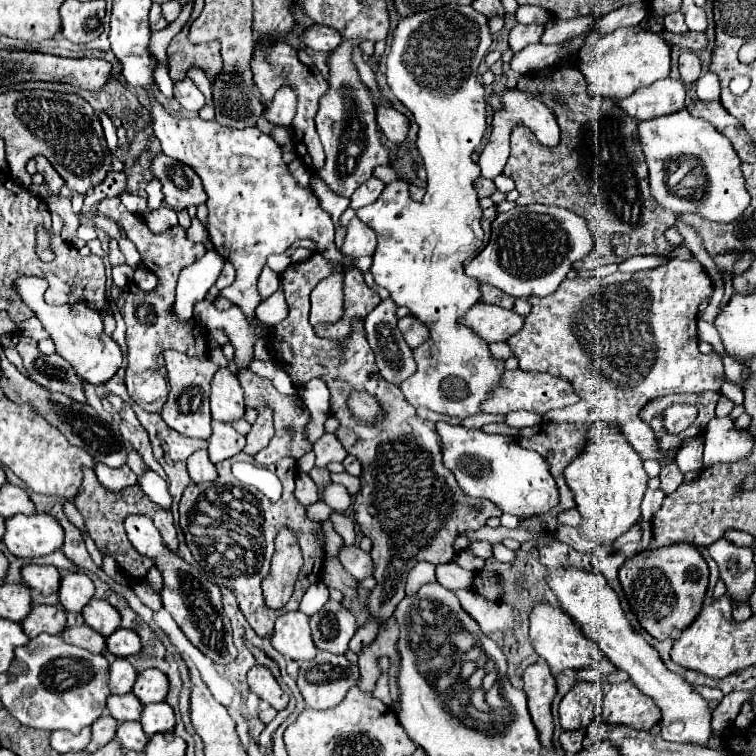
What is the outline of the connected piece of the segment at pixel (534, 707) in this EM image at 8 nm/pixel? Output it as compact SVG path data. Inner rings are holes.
M535 663L529 665L523 673L525 687L523 691L527 693L529 701L529 713L533 719L533 725L537 727L539 741L545 749L555 751L553 747L553 715L551 715L551 703L557 693L555 689L555 679L549 671L547 663Z

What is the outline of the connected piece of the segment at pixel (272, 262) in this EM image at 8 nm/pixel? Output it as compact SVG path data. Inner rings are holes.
M274 254L268 257L266 264L276 273L281 273L291 265L291 262L291 258L286 254Z

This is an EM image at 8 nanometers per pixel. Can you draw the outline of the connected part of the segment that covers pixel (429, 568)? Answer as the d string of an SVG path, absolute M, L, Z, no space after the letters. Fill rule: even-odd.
M417 563L408 573L405 595L407 597L415 595L419 591L419 587L423 587L425 583L437 583L435 567L431 563Z

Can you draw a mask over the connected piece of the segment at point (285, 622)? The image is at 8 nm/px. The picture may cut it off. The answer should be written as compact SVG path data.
M303 611L281 615L275 621L275 635L271 639L273 647L287 659L295 661L313 659L319 649L313 643L309 621L311 617L305 615Z

